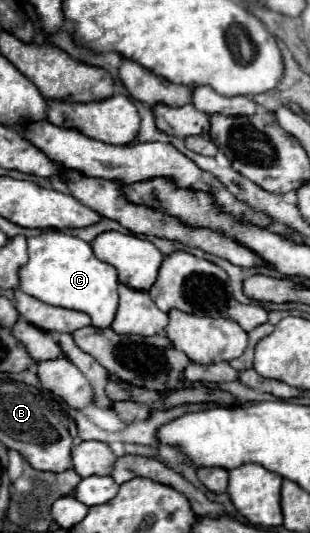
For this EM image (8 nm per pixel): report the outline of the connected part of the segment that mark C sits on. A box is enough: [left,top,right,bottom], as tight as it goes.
[20,231,118,327]

